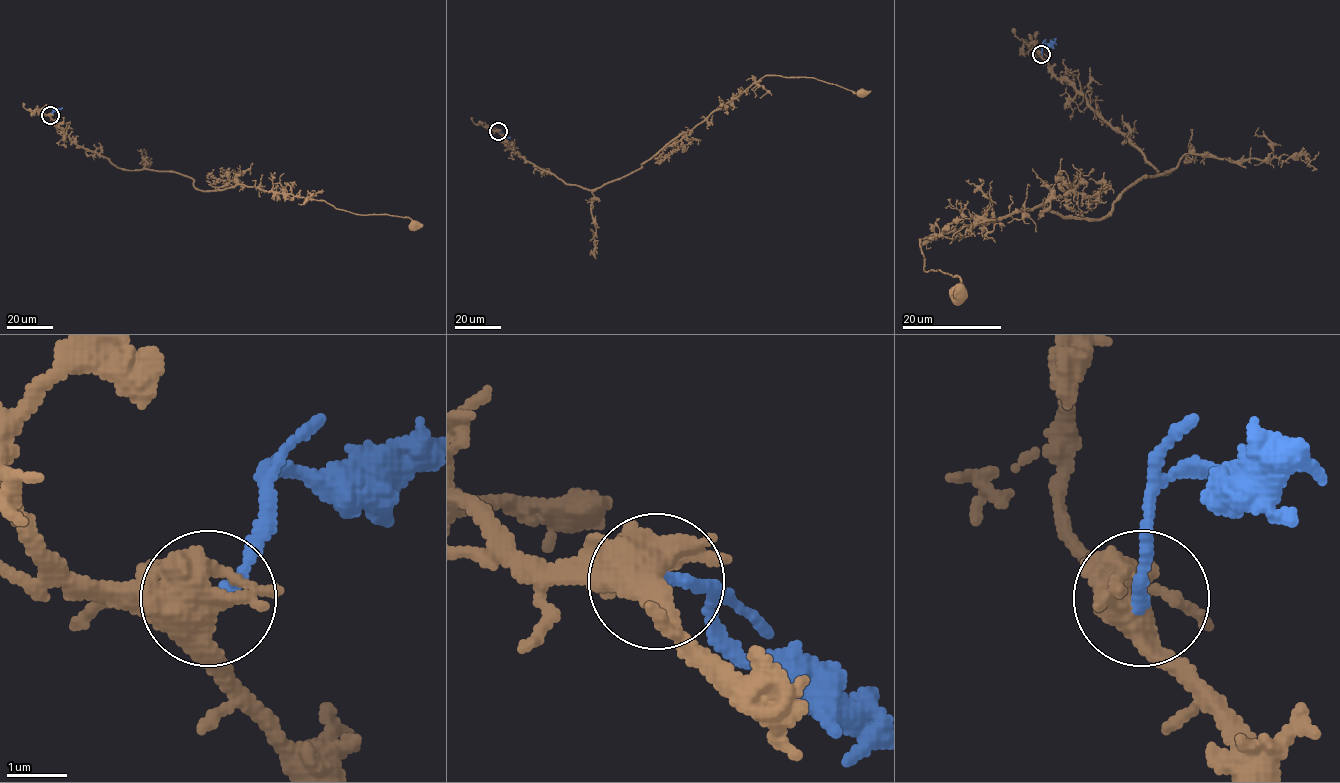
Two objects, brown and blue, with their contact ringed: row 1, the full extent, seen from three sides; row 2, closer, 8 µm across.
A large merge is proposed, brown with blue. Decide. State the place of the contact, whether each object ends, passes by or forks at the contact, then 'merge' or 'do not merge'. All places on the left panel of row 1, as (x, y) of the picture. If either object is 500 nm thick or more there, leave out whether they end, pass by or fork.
(50, 115) | merge

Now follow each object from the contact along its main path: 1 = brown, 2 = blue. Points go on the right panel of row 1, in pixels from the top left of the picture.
1: (1042, 54), (1169, 172), (1140, 178), (1101, 218), (1038, 206), (921, 239), (924, 271), (957, 276), (956, 293)
2: (1042, 54), (1044, 44), (1052, 44), (1057, 38)

